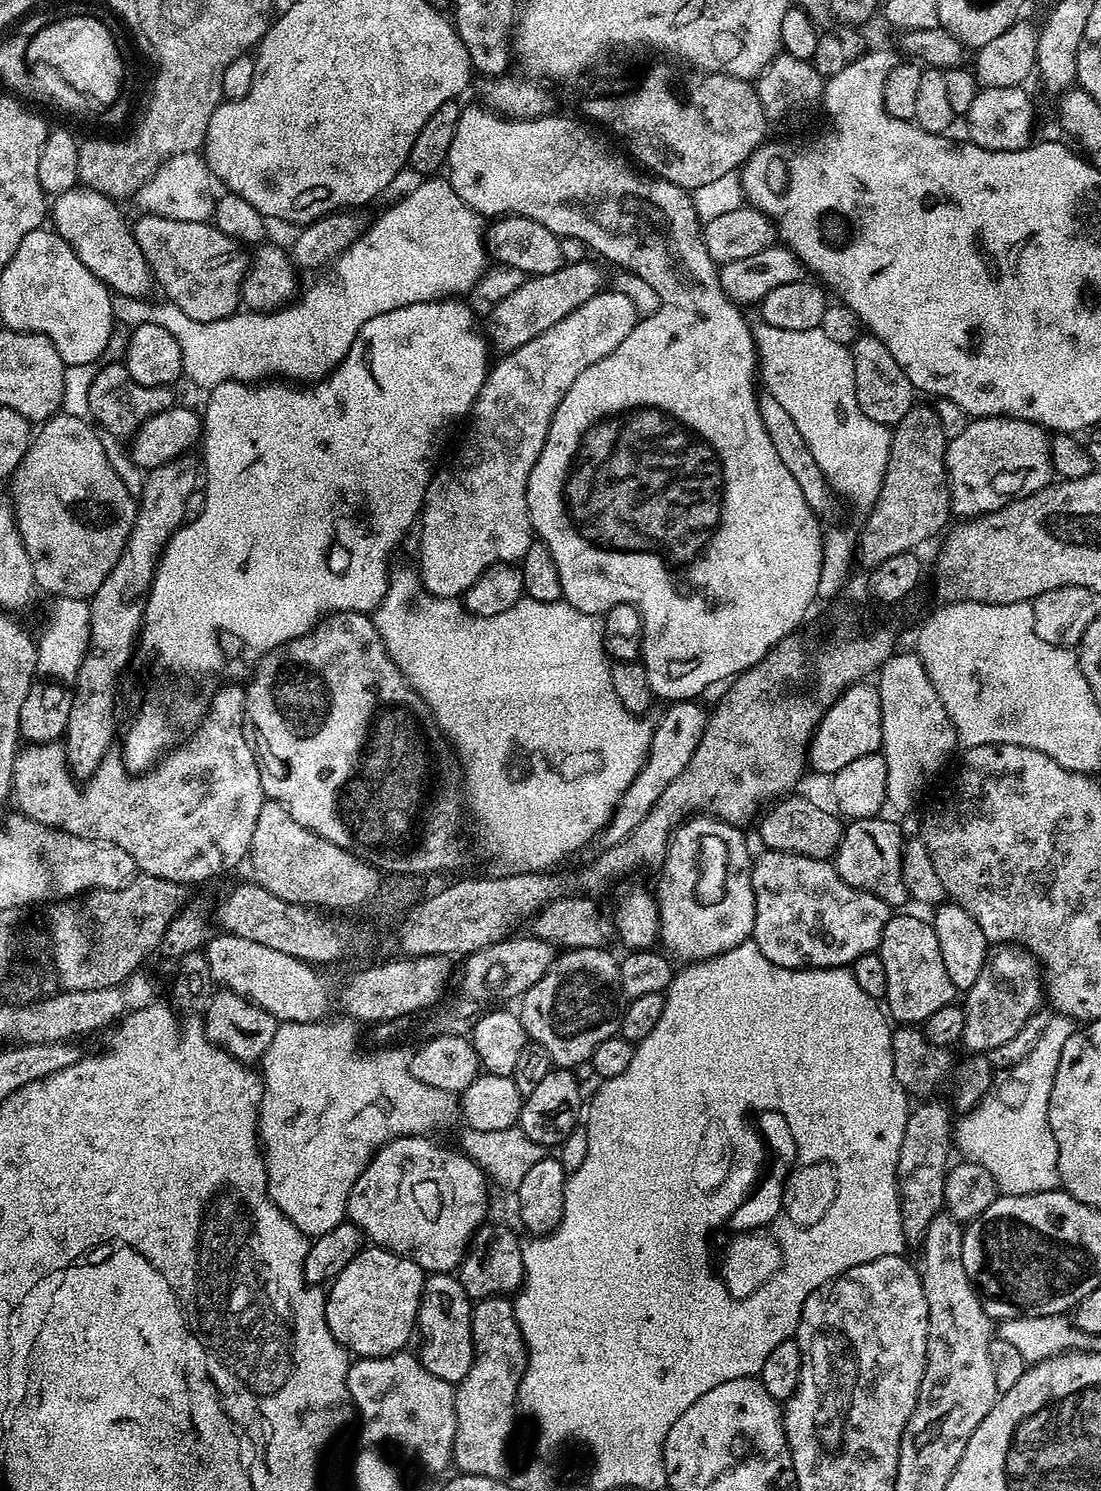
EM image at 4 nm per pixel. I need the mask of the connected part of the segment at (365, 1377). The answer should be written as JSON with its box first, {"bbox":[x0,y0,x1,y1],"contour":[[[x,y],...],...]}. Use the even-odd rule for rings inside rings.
{"bbox":[348,1351,456,1472],"contour":[[[411,1351],[391,1352],[388,1356],[356,1358],[348,1365],[348,1398],[355,1415],[360,1415],[360,1436],[368,1446],[384,1446],[389,1440],[416,1455],[416,1460],[428,1472],[440,1472],[453,1463],[452,1447],[456,1433],[456,1389],[450,1382],[442,1382],[426,1366],[420,1364],[419,1355]]]}

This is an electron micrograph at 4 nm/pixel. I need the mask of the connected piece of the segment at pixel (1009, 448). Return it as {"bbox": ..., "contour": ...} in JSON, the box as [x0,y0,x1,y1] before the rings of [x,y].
{"bbox":[946,416,1053,518],"contour":[[[982,416],[969,419],[966,430],[948,442],[946,450],[948,492],[952,496],[952,516],[971,518],[1005,508],[1019,496],[1029,496],[1053,483],[1050,436],[1038,424],[1031,424],[1009,416]]]}

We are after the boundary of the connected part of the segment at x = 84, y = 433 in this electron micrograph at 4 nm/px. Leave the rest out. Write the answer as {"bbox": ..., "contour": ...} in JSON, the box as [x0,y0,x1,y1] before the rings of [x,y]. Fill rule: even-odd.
{"bbox":[10,414,138,601],"contour":[[[57,414],[43,421],[39,428],[40,433],[31,437],[22,462],[10,477],[10,503],[16,516],[18,534],[32,563],[32,579],[39,591],[41,588],[49,592],[52,598],[87,601],[96,593],[98,586],[102,586],[106,574],[114,570],[128,541],[138,500],[128,489],[127,482],[116,473],[100,441],[101,433],[85,417]]]}

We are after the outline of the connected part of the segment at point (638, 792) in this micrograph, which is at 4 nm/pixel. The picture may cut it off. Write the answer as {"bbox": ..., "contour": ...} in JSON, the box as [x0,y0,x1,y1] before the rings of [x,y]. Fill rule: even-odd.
{"bbox":[598,699,709,849],"contour":[[[695,699],[677,700],[669,703],[668,708],[660,716],[660,721],[655,721],[652,730],[652,741],[648,747],[648,757],[644,759],[643,766],[638,770],[634,782],[622,794],[620,801],[616,803],[616,808],[612,811],[612,816],[608,819],[608,824],[599,834],[598,844],[601,849],[614,846],[622,842],[642,822],[652,809],[654,802],[662,796],[662,790],[682,774],[686,768],[686,762],[690,762],[691,755],[697,749],[697,744],[702,738],[702,734],[708,725],[709,713],[704,712],[704,708]]]}

